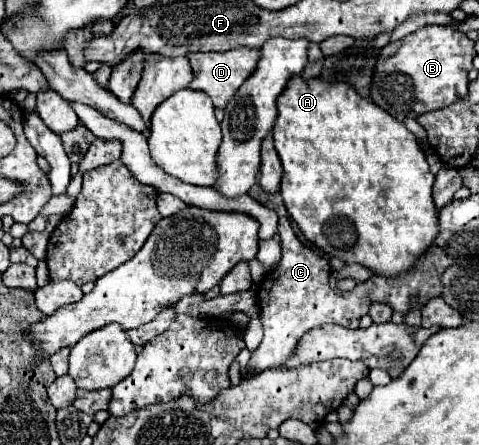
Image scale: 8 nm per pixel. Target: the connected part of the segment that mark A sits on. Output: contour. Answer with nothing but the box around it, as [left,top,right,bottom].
[272,76,438,276]

